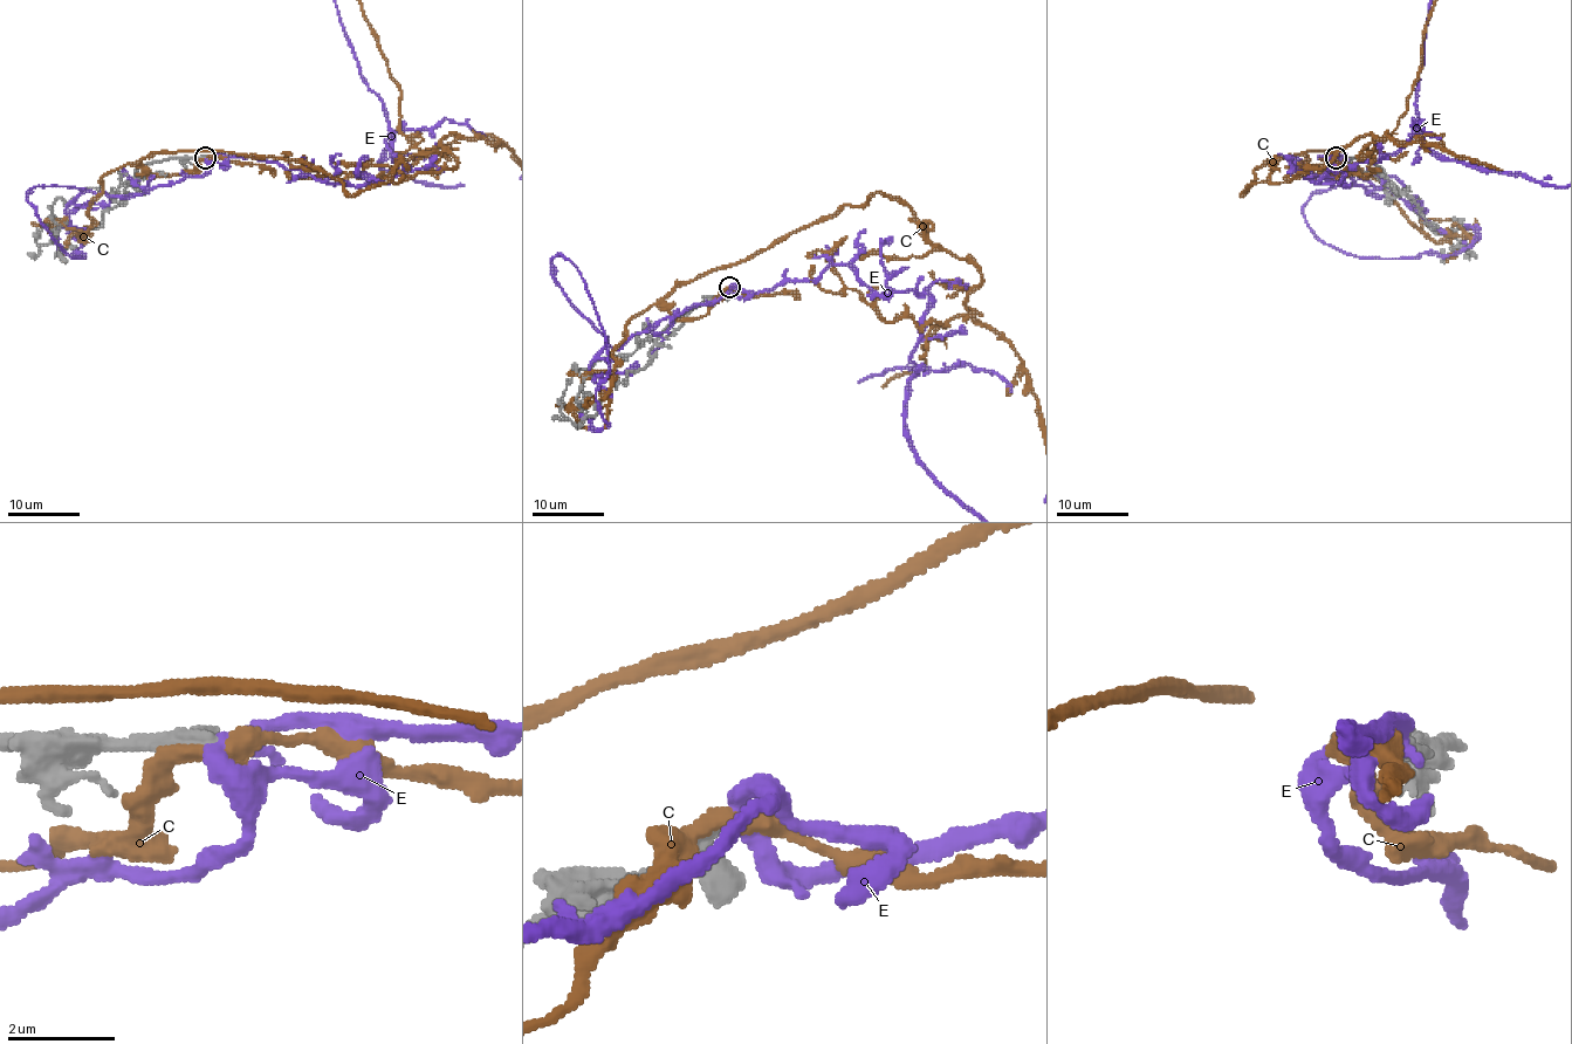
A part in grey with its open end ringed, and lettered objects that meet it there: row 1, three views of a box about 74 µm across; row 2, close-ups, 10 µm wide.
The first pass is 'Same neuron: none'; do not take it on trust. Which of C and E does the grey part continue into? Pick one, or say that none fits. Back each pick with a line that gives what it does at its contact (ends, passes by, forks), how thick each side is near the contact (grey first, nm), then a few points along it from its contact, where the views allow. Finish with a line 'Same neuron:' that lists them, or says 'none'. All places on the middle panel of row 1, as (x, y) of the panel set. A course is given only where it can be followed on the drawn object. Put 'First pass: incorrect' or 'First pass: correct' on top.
First pass: correct
Same neuron: none

